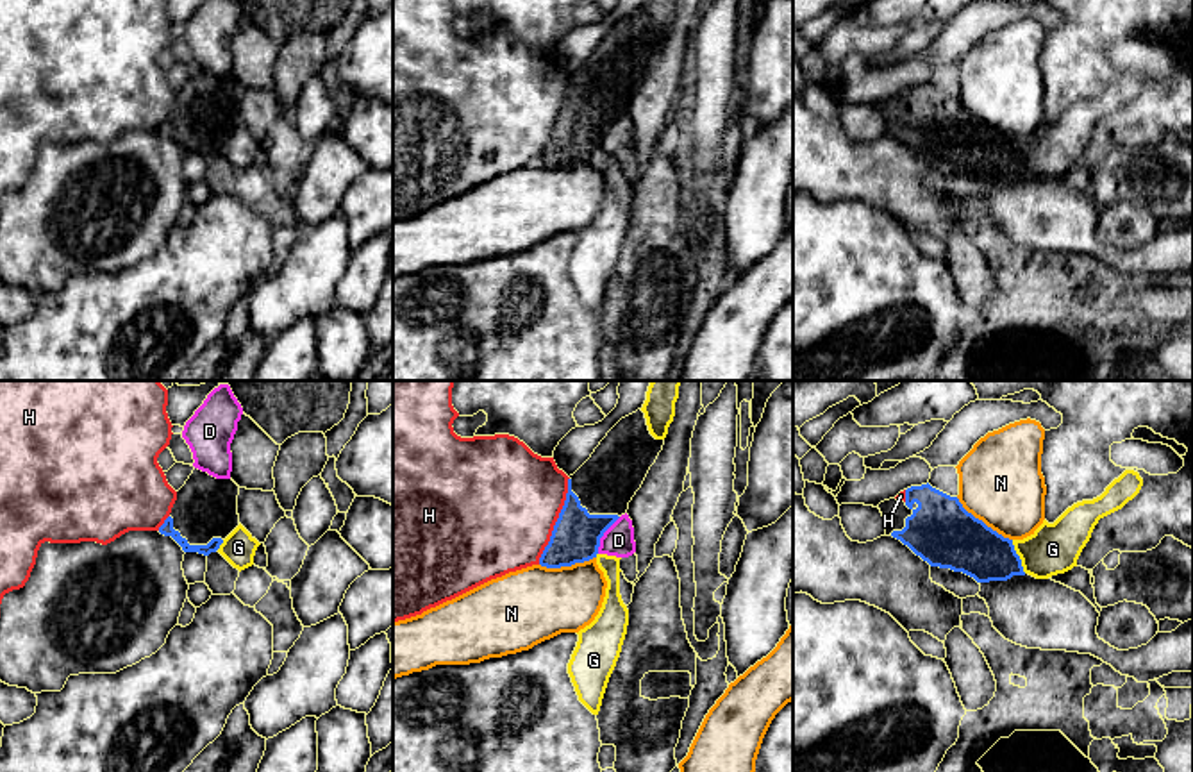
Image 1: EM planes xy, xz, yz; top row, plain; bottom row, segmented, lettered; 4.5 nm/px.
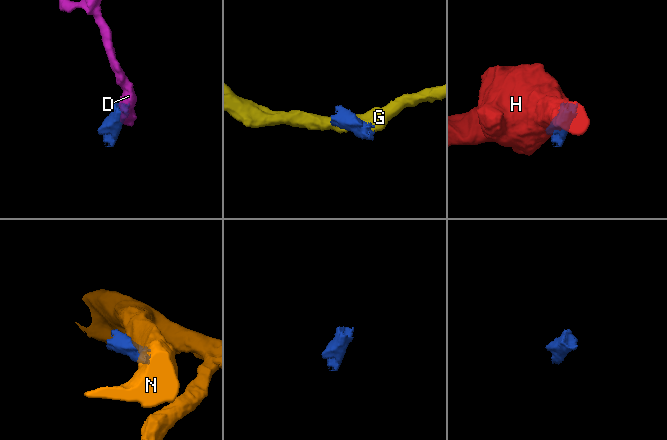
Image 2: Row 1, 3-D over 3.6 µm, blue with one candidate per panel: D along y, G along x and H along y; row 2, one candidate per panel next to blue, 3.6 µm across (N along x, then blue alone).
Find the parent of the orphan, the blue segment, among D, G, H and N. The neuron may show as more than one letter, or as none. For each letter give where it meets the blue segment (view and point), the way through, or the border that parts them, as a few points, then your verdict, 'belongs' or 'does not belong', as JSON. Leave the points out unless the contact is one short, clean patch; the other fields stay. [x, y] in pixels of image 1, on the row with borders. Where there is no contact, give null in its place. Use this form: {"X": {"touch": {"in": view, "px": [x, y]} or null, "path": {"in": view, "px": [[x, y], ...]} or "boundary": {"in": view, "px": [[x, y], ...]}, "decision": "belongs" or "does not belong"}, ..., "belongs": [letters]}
{"D": {"touch": {"in": "xz", "px": [602, 535]}, "boundary": {"in": "xz", "px": [[620, 517], [600, 538], [597, 553]]}, "decision": "does not belong"}, "G": {"touch": {"in": "yz", "px": [1018, 556]}, "decision": "does not belong"}, "H": {"touch": {"in": "xz", "px": [558, 520]}, "decision": "does not belong"}, "N": {"touch": {"in": "yz", "px": [981, 520]}, "boundary": {"in": "yz", "px": [[956, 497], [968, 511], [1011, 540]]}, "decision": "does not belong"}, "belongs": []}

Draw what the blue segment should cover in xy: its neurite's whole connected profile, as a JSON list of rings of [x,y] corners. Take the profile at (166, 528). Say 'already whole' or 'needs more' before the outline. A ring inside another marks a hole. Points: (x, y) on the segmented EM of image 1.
needs more; [[[198,468],[177,491],[177,500],[159,533],[171,536],[184,552],[209,556],[239,525],[239,486]]]

